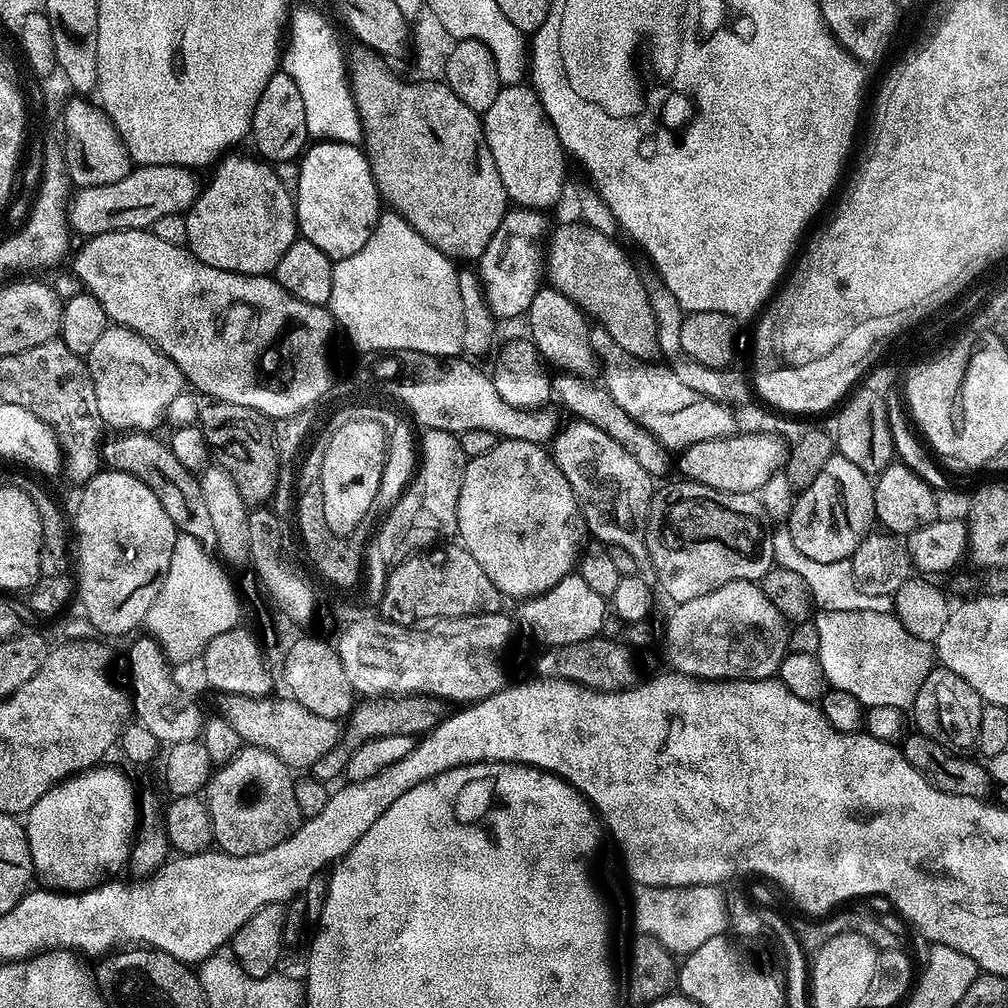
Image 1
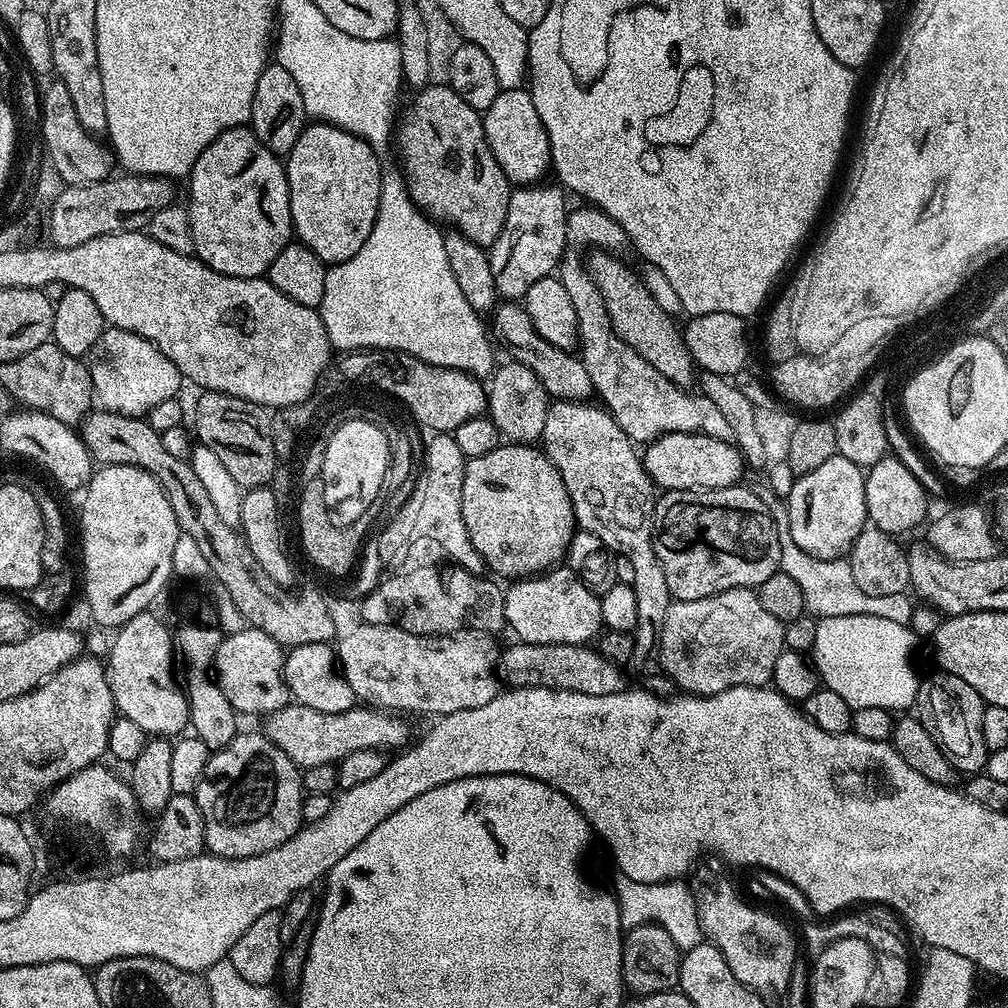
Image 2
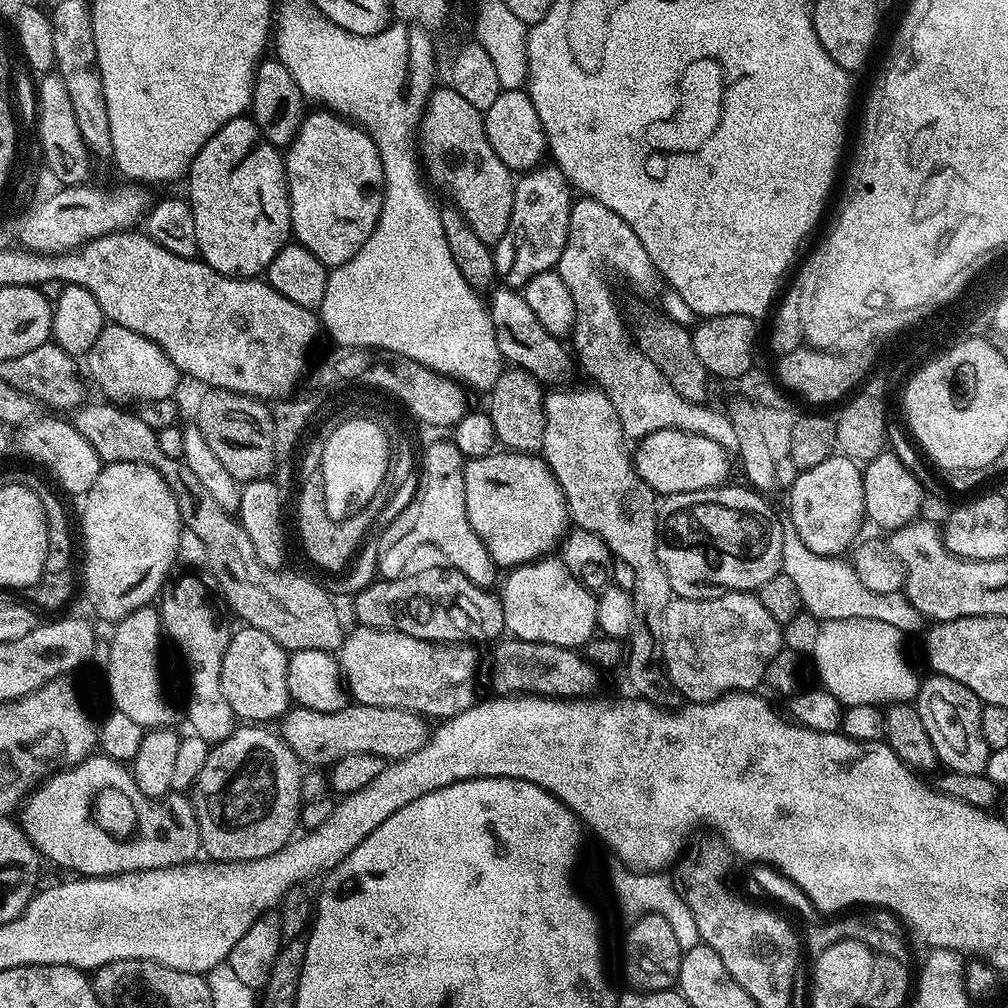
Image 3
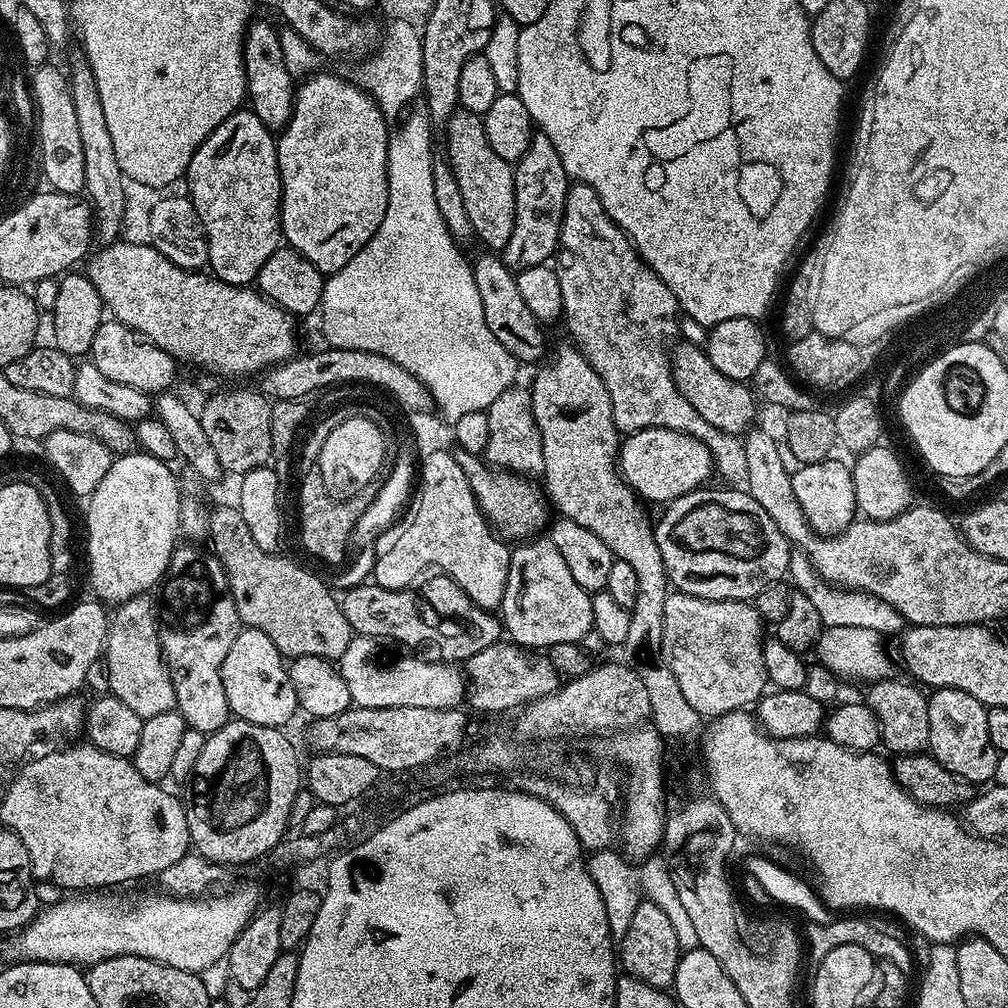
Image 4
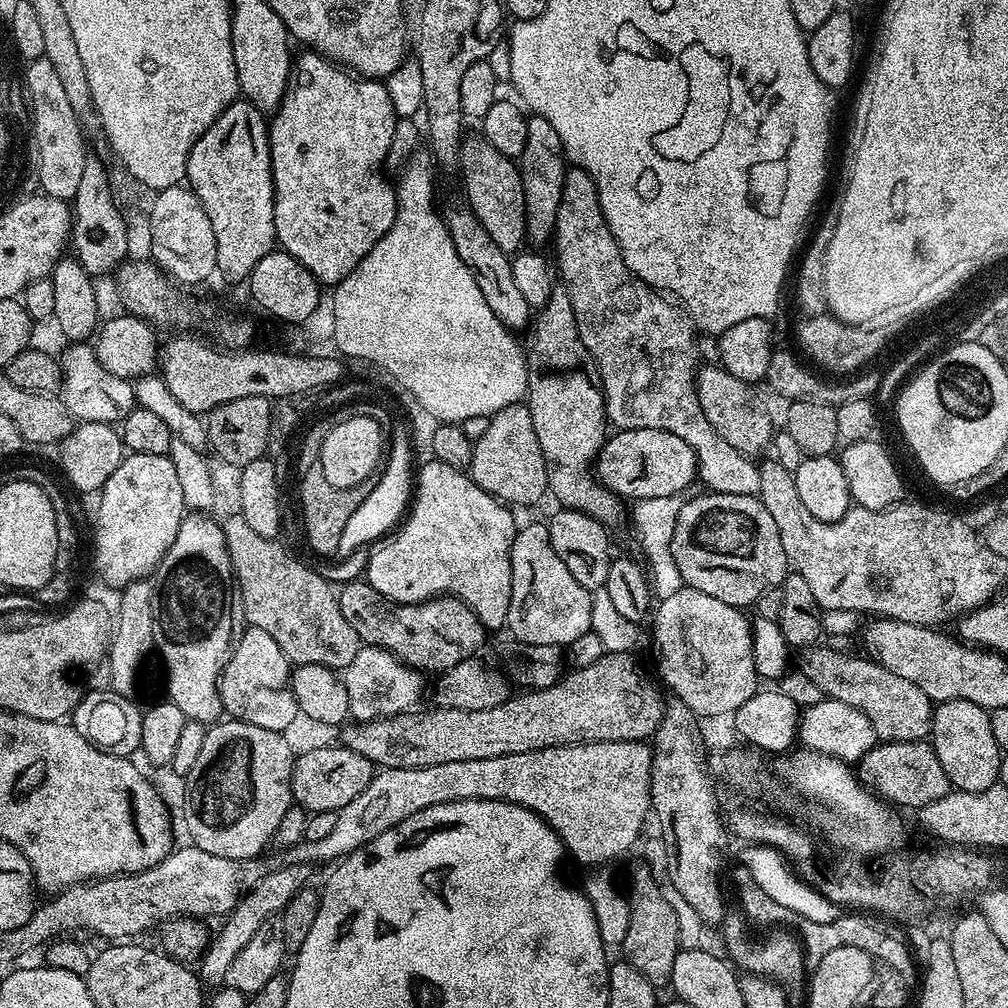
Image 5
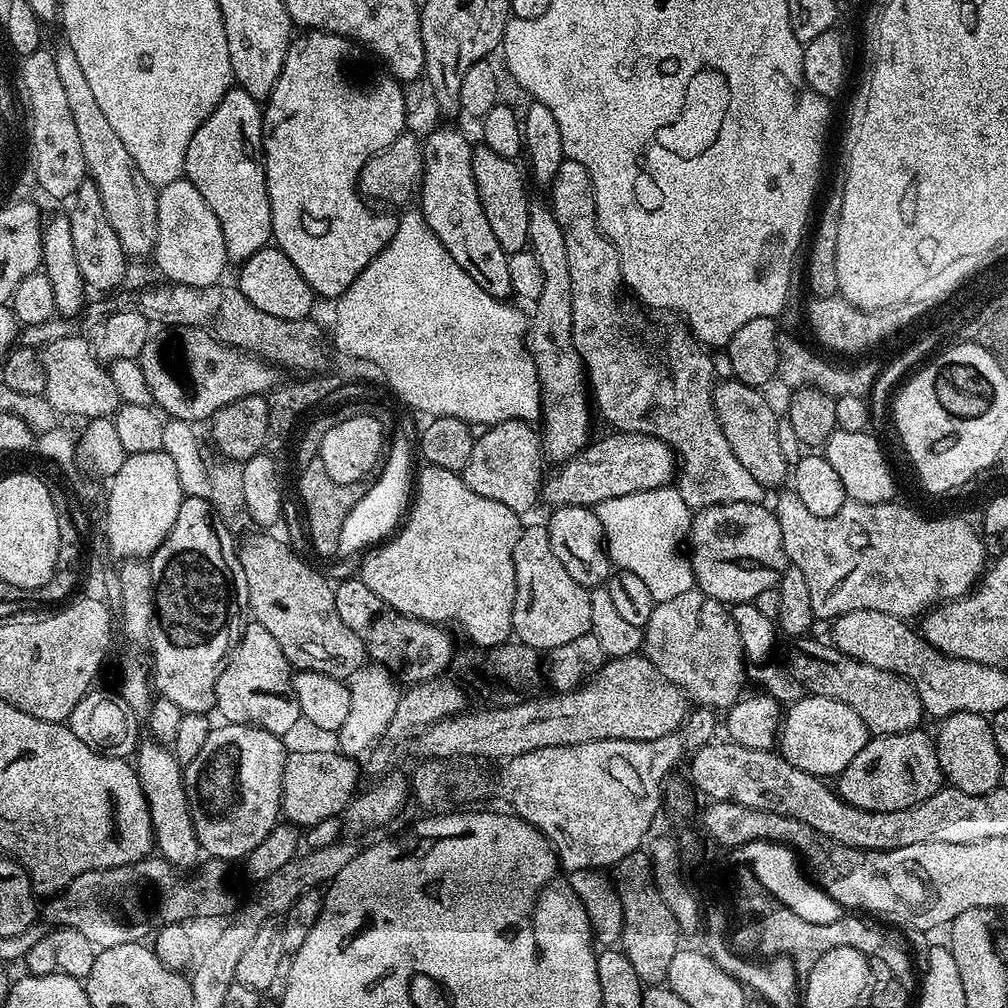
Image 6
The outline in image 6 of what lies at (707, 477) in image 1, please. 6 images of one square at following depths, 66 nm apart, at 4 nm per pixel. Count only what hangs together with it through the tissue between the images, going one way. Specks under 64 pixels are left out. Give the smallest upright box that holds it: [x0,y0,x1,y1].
[542,430,678,508]

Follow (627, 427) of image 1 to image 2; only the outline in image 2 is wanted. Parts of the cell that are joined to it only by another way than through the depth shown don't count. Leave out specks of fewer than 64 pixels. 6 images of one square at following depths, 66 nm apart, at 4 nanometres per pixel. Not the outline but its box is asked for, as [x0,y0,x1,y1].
[494,302,594,401]

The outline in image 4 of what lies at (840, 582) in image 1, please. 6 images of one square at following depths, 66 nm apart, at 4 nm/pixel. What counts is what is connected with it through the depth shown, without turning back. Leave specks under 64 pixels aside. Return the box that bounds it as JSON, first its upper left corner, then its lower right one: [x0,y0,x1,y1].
[789,551,906,636]

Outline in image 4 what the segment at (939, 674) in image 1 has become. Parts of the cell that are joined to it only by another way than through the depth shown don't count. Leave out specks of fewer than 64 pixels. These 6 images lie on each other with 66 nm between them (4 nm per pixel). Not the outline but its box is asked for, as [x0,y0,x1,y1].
[926,688,998,786]

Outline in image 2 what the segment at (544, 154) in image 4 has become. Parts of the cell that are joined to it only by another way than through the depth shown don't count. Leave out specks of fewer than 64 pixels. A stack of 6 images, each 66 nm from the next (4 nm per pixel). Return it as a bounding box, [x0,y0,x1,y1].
[490,182,570,301]

